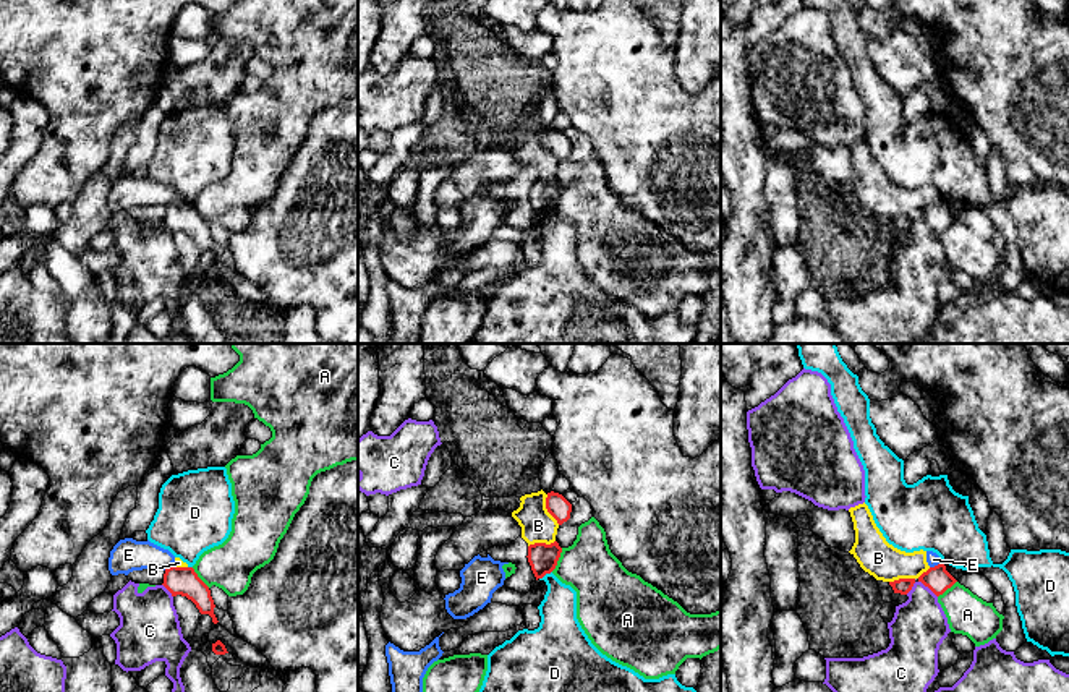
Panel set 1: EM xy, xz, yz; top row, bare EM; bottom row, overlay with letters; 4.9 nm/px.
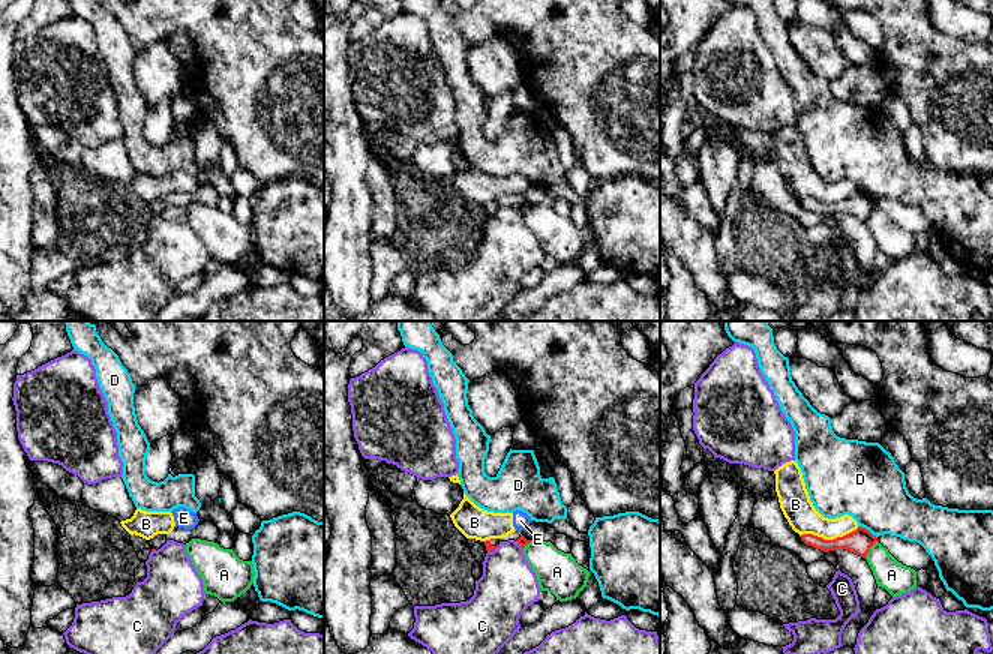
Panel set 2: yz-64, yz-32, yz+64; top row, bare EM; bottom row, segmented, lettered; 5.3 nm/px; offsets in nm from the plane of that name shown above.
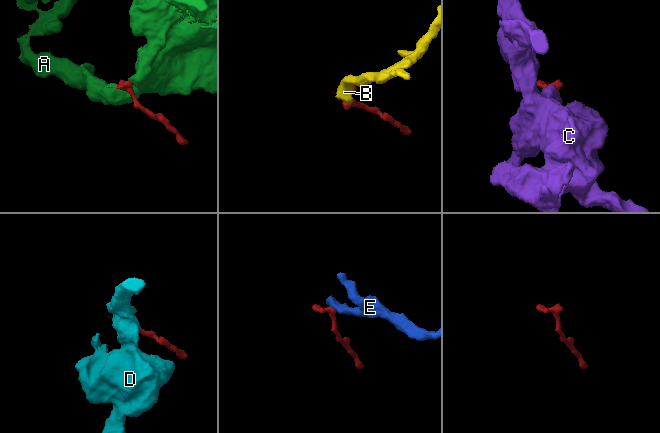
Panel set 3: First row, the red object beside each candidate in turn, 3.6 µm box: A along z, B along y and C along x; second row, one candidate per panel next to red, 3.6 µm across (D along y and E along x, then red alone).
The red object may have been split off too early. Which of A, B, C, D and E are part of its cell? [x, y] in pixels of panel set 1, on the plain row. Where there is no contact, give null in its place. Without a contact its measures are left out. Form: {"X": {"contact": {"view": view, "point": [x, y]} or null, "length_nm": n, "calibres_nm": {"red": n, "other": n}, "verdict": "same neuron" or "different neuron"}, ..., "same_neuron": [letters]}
{"A": {"contact": {"view": "xz", "point": [557, 196]}, "length_nm": 130, "calibres_nm": {"red": 150, "other": 280}, "verdict": "different neuron"}, "B": {"contact": {"view": "xz", "point": [546, 145]}, "length_nm": 170, "calibres_nm": {"red": 110, "other": 170}, "verdict": "different neuron"}, "C": {"contact": {"view": "yz", "point": [928, 224]}, "length_nm": 130, "calibres_nm": {"red": 120, "other": 280}, "verdict": "different neuron"}, "D": {"contact": {"view": "xz", "point": [545, 211]}, "length_nm": 80, "calibres_nm": {"red": 150, "other": 180}, "verdict": "different neuron"}, "E": {"contact": {"view": "yz", "point": [935, 203]}, "length_nm": 70, "calibres_nm": {"red": 120, "other": 70}, "verdict": "different neuron"}, "same_neuron": []}

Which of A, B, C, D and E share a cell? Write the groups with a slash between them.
A / B E / C / D

